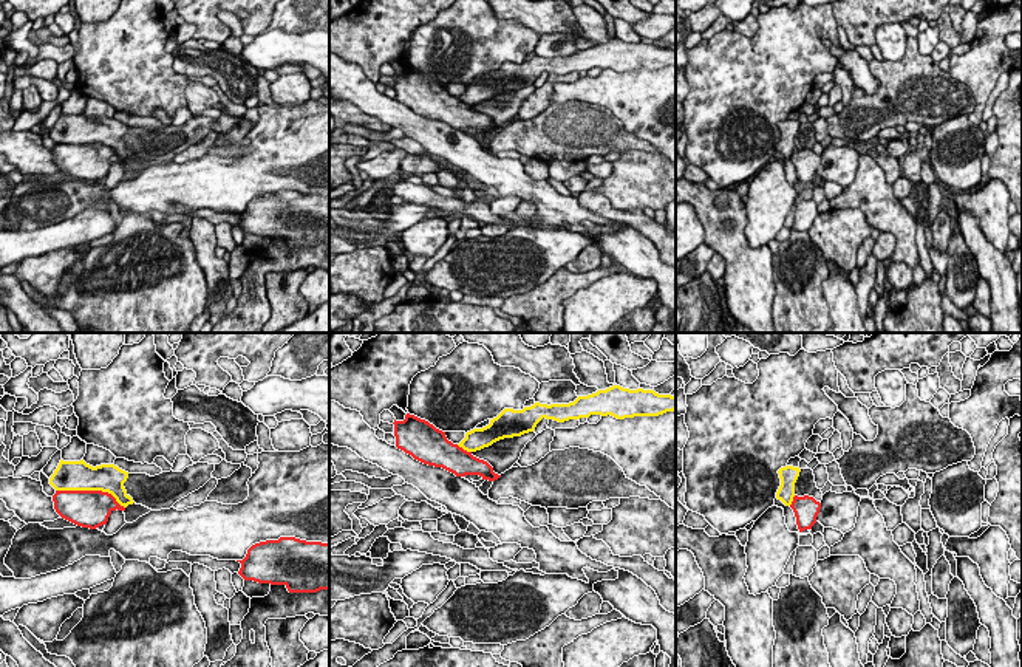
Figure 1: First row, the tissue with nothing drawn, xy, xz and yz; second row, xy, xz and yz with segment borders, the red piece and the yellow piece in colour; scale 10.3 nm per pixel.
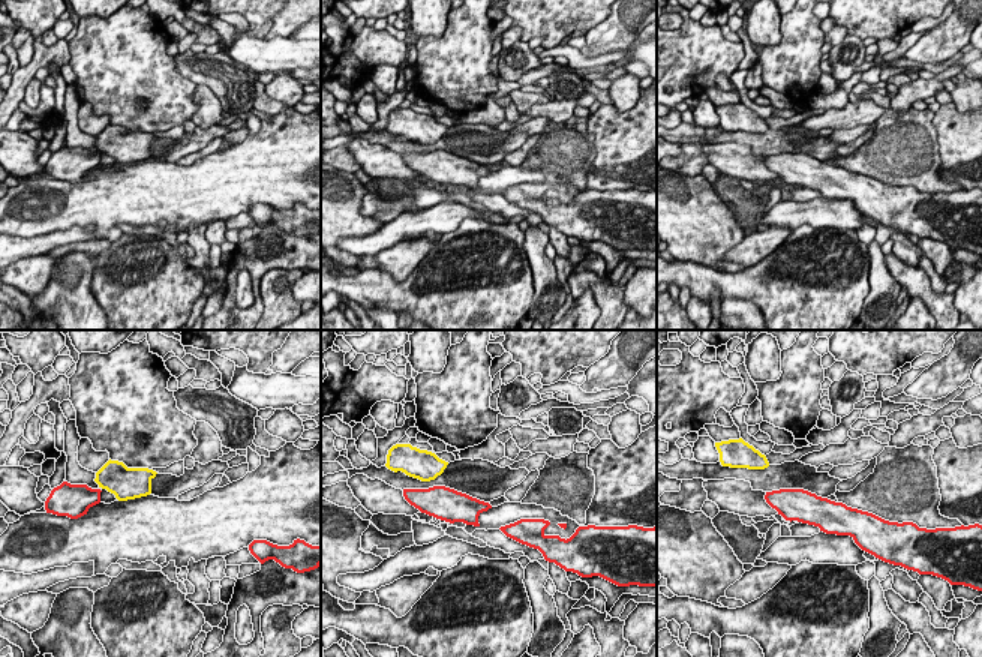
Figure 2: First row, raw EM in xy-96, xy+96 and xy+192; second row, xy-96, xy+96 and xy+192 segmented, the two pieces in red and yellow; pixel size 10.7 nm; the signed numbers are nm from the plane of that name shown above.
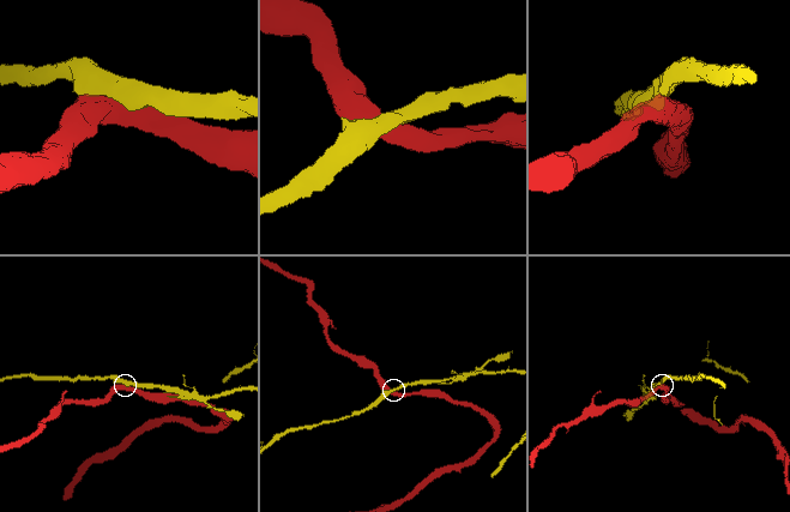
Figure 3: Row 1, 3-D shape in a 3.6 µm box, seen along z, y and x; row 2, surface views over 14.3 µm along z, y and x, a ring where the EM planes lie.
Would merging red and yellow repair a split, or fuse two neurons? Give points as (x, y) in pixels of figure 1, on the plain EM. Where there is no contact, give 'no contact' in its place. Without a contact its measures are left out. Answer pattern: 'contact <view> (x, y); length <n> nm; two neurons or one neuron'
contact xy (90, 144); length 750 nm; one neuron

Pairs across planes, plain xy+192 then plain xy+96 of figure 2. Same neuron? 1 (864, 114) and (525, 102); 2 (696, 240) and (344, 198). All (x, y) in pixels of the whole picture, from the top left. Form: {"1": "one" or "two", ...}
{"1": "two", "2": "one"}

